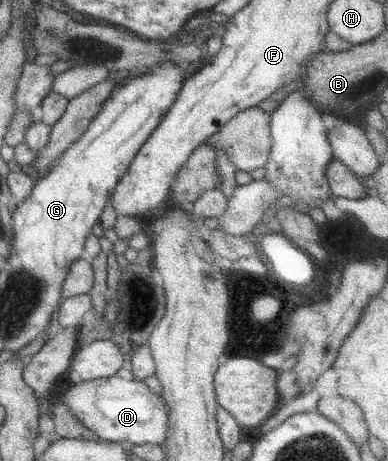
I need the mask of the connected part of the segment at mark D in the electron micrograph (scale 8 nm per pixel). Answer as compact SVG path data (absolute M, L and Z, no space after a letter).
M129 366L122 367L112 377L82 381L61 395L62 403L76 414L76 418L100 439L127 445L154 443L162 445L168 435L168 411L161 394L152 392L144 380L134 377Z

